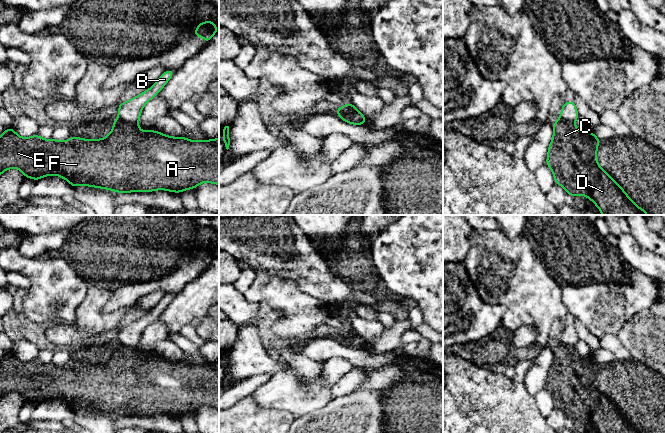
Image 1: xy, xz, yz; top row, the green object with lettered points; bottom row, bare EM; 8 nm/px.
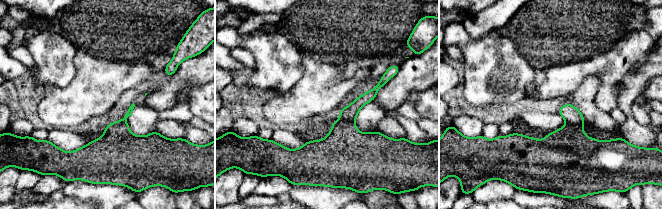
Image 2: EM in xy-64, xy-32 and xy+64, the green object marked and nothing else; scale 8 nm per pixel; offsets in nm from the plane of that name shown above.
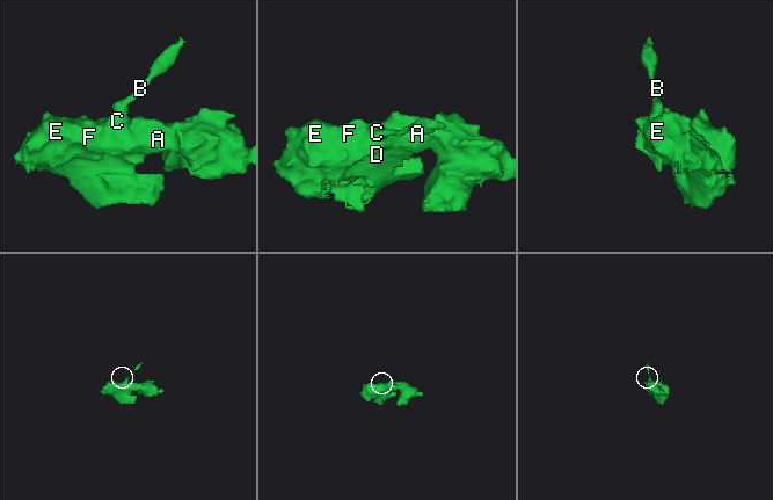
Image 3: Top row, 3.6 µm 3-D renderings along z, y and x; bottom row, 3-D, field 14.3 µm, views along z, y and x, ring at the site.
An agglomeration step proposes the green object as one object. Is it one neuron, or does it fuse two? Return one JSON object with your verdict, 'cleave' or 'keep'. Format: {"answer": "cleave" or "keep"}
{"answer": "cleave"}

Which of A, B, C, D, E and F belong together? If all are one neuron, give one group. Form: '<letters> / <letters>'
A C D E F / B

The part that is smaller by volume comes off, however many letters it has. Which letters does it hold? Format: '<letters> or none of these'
B

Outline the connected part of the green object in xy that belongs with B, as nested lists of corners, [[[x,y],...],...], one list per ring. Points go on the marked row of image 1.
[[[174,69],[166,70],[151,88],[126,102],[120,103],[118,106],[118,118],[138,125],[143,107],[160,93],[175,72]]]

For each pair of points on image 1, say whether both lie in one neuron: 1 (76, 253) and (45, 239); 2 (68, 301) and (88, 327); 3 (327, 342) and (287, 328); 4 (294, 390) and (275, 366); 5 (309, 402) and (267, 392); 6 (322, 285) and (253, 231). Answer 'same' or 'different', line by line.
1: different
2: different
3: different
4: different
5: same
6: same

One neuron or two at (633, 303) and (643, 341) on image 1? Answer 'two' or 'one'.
two

